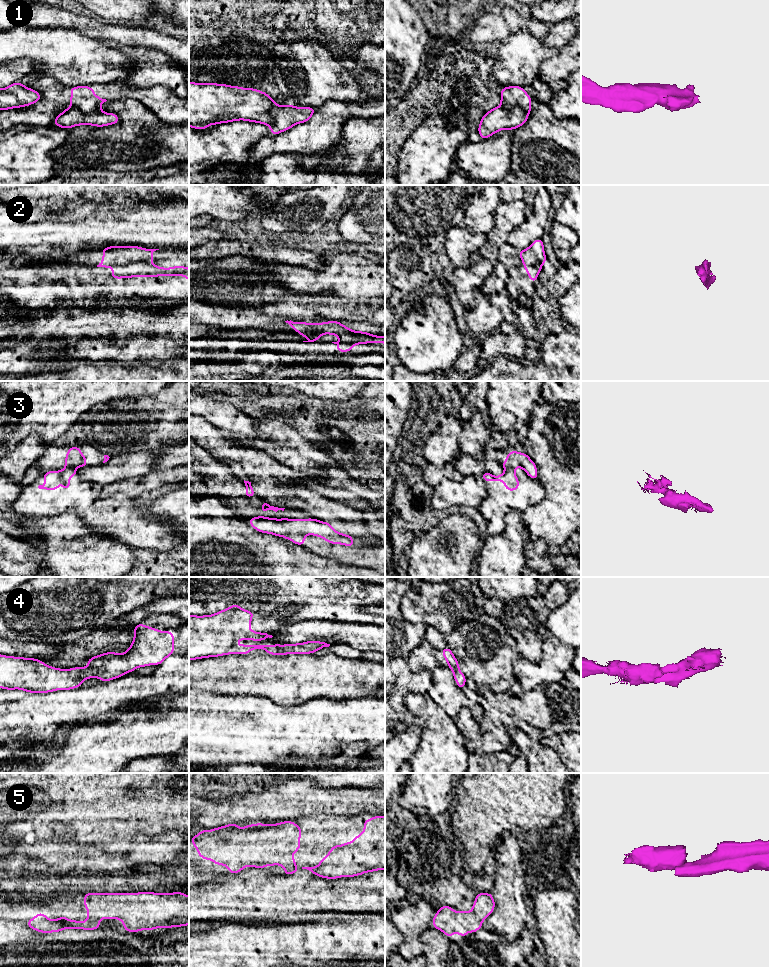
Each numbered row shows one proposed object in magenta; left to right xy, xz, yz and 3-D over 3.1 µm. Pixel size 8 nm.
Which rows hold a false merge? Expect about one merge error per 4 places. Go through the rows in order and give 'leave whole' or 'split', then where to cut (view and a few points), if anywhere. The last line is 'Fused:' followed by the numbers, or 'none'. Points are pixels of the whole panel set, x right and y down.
1: split; cut xy (71, 105), (85, 114), (102, 112)
2: split; cut xy (150, 262), (136, 261), (117, 264), (114, 267)
3: split; cut xy (65, 466), (74, 469)
4: leave whole; cut none
5: leave whole; cut none
Fused: 1, 2, 3

